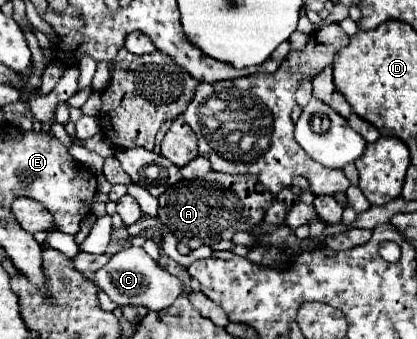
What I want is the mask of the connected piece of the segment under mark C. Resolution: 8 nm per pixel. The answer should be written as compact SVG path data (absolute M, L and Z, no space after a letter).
M127 248L117 252L109 264L97 270L97 288L101 288L119 306L145 306L147 310L167 310L177 296L185 292L185 284L159 266L143 248Z

